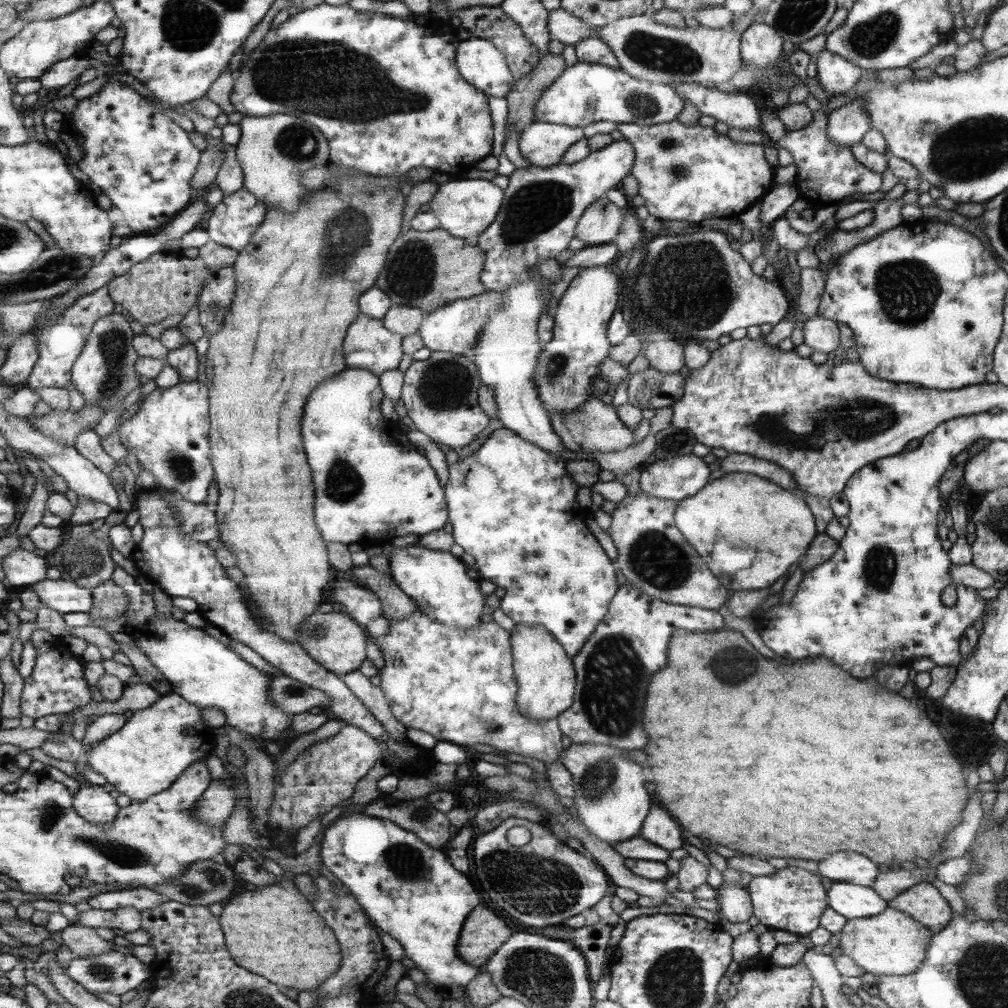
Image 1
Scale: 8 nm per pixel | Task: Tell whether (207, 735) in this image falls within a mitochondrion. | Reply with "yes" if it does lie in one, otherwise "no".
no

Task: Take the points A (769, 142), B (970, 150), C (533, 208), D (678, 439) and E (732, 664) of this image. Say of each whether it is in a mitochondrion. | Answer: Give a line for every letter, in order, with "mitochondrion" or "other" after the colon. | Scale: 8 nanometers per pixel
A: other
B: mitochondrion
C: mitochondrion
D: mitochondrion
E: mitochondrion

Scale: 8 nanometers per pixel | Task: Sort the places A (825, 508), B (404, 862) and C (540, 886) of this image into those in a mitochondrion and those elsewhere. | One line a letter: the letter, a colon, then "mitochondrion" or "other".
A: other
B: mitochondrion
C: mitochondrion

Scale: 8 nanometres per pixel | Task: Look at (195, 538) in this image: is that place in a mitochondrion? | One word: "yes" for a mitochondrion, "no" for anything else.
no

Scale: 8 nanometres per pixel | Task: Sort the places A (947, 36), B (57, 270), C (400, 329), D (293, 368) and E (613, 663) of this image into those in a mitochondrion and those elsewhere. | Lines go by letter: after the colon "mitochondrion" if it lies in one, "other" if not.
A: other
B: mitochondrion
C: other
D: other
E: mitochondrion

